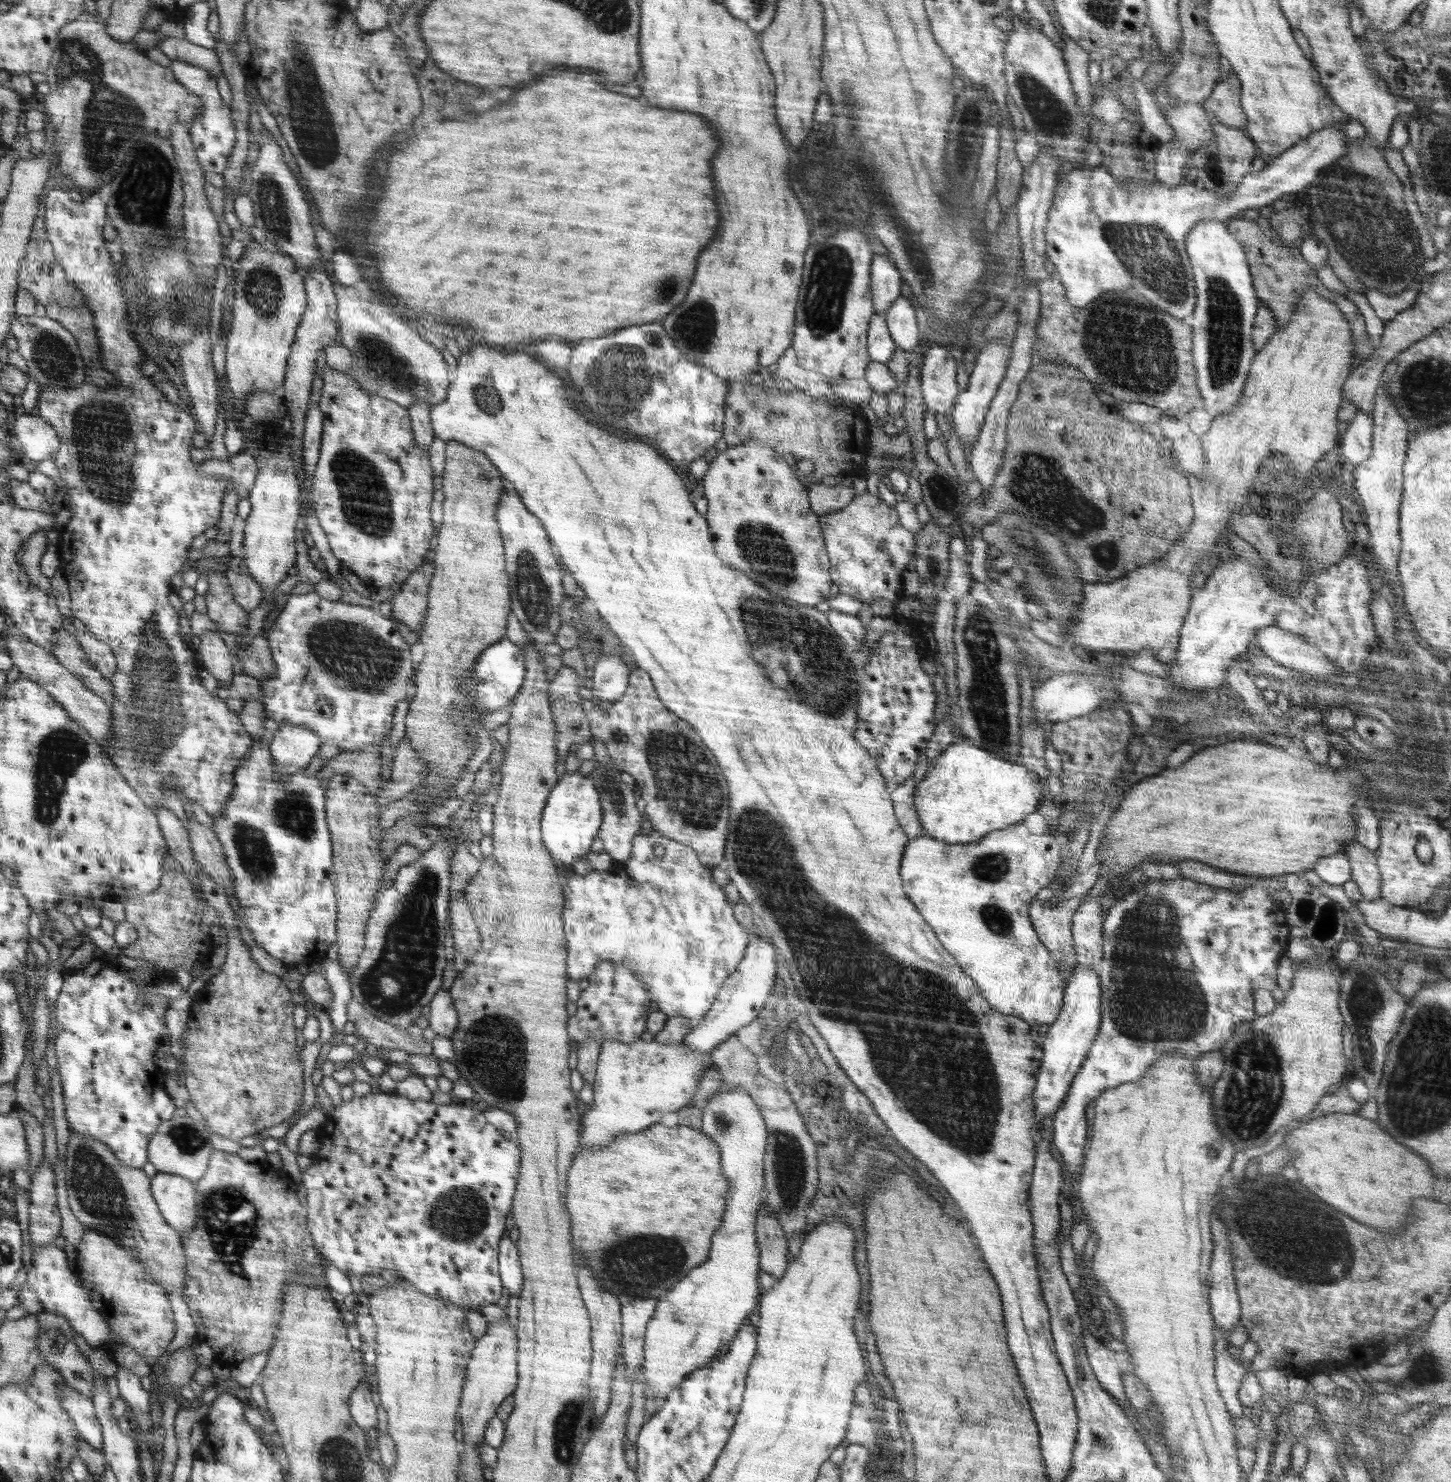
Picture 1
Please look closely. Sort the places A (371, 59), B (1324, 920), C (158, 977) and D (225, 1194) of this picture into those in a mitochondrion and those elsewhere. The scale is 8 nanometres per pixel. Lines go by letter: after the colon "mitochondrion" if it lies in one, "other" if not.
A: other
B: mitochondrion
C: other
D: mitochondrion

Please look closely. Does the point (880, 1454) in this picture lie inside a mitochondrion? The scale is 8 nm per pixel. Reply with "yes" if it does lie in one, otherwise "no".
no

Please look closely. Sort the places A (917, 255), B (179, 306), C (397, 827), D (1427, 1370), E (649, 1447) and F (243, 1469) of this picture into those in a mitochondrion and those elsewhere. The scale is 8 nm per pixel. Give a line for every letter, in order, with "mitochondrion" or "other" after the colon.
A: mitochondrion
B: mitochondrion
C: other
D: mitochondrion
E: other
F: other

